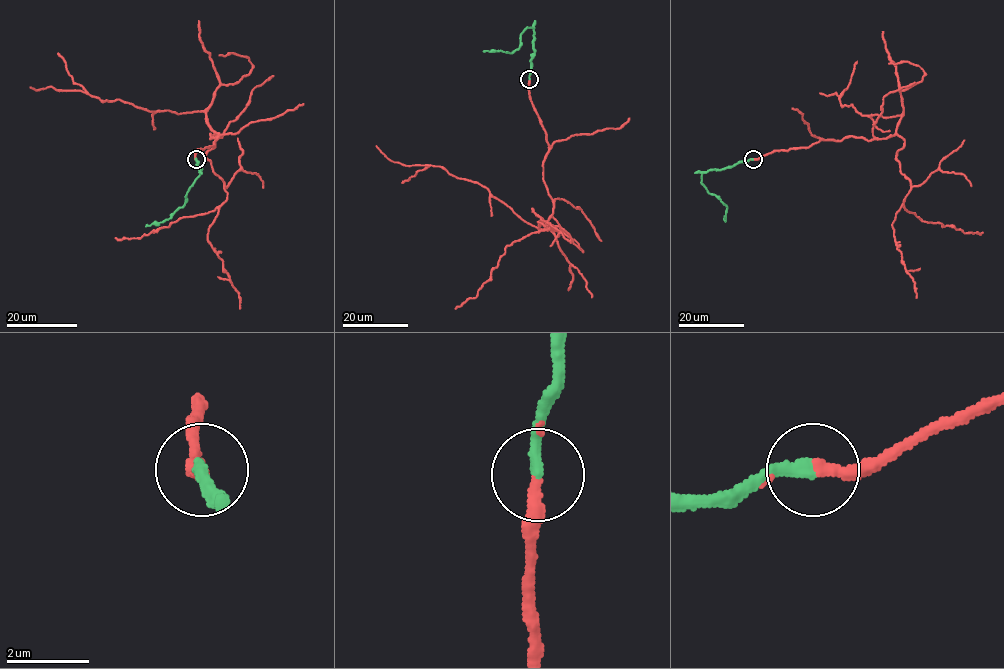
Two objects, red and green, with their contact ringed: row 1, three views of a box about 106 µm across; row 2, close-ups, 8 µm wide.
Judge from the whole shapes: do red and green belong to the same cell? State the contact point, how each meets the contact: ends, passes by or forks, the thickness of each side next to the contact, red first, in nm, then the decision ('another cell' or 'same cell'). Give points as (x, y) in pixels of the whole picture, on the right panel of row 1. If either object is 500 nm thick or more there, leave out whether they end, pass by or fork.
(753, 159) | red passes by | green ends | 220/320 nm | same cell

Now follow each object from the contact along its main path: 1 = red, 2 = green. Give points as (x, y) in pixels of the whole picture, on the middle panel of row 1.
1: (530, 79), (553, 204), (547, 231), (539, 222), (558, 235), (551, 229), (515, 240), (477, 295), (455, 309)
2: (530, 79), (533, 28), (527, 27), (523, 31), (519, 48), (512, 53), (483, 52)

